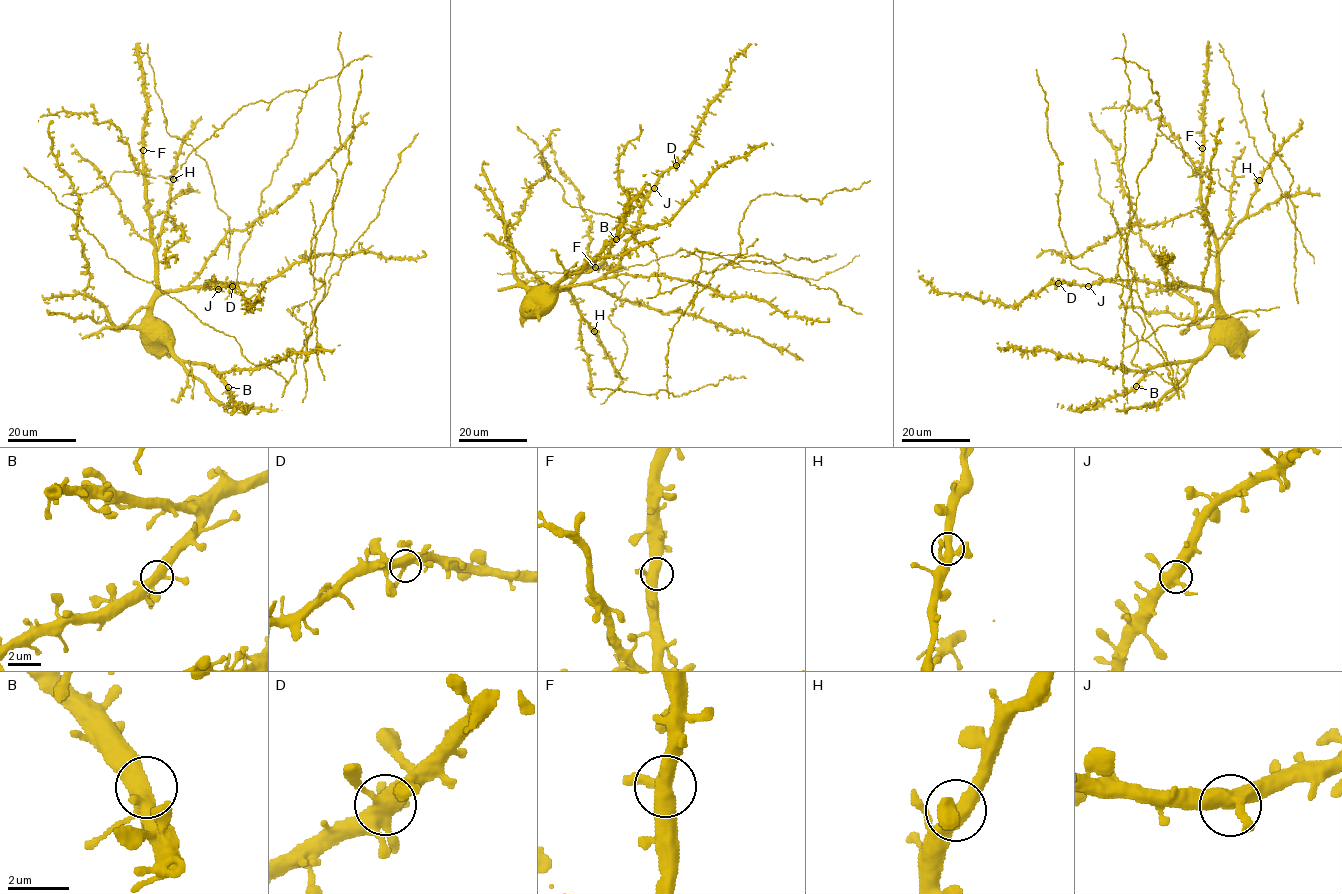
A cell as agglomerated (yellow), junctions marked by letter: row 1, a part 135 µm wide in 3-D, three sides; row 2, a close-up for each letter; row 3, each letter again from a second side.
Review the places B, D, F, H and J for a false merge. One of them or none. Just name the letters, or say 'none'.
none

